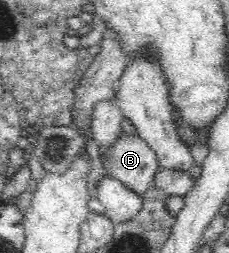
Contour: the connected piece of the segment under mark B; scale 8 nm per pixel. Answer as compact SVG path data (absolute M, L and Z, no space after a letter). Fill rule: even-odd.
M122 131L114 145L100 152L104 170L142 197L153 187L154 172L159 170L156 153L140 136Z

